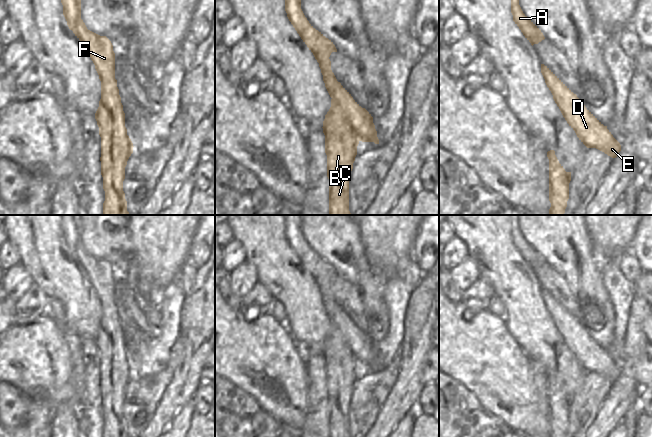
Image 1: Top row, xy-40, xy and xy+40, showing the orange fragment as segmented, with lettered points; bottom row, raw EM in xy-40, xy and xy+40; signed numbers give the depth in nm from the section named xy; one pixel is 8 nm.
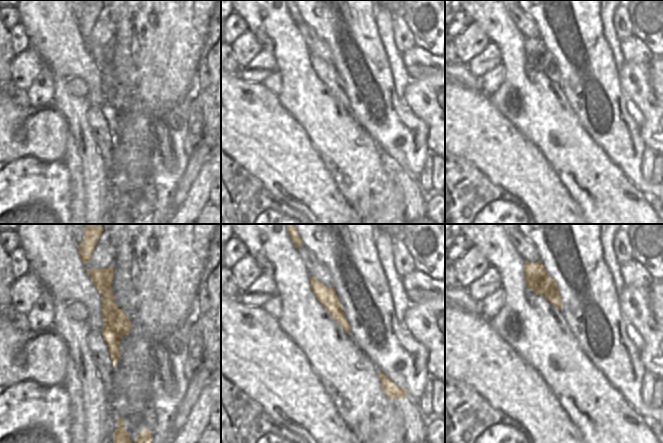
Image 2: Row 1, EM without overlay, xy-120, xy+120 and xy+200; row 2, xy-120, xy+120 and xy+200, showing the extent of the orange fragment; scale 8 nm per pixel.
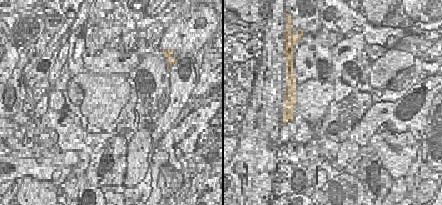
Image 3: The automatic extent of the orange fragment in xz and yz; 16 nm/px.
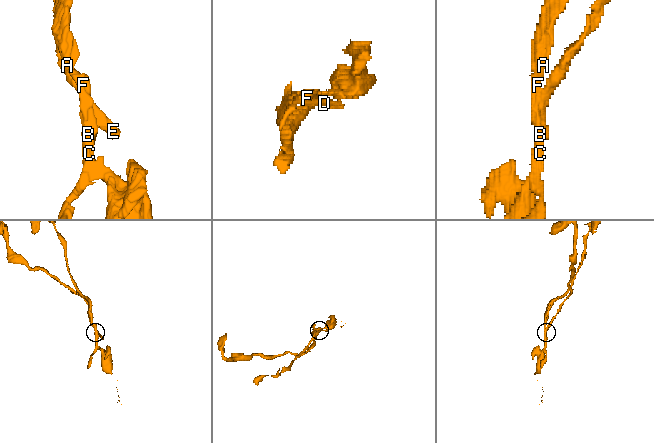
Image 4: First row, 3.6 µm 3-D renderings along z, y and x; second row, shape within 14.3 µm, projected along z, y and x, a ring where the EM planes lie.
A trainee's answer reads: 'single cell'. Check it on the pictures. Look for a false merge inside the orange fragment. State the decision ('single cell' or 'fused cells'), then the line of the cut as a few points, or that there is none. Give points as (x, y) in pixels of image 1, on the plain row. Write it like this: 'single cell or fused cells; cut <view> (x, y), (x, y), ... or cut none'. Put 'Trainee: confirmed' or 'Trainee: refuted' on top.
Trainee: refuted
fused cells; cut xy (331, 323), (342, 333), (352, 354), (360, 364)

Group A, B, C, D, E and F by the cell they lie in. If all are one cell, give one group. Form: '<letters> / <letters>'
A B C F / D E

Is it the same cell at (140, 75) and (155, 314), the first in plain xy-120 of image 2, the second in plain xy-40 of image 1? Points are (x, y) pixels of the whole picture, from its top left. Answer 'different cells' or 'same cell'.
different cells

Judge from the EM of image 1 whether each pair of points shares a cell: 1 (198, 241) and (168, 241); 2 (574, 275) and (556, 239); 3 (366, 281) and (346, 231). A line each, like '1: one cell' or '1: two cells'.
1: two cells
2: one cell
3: one cell

